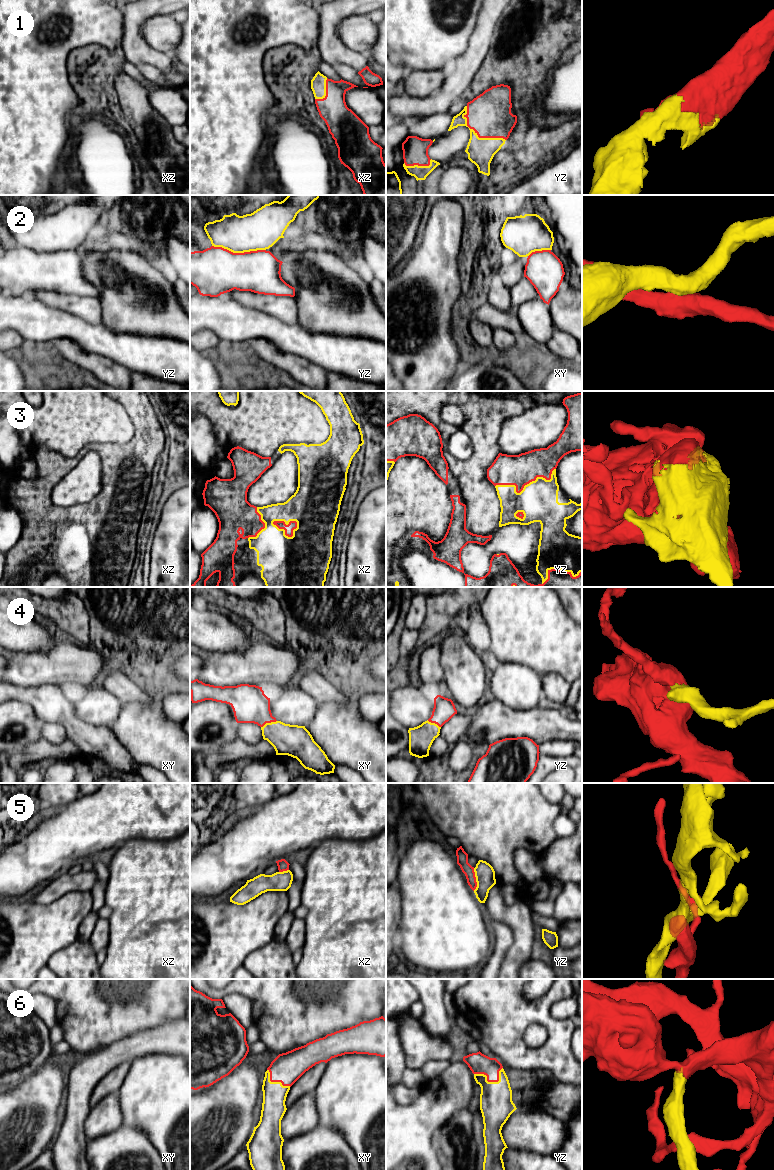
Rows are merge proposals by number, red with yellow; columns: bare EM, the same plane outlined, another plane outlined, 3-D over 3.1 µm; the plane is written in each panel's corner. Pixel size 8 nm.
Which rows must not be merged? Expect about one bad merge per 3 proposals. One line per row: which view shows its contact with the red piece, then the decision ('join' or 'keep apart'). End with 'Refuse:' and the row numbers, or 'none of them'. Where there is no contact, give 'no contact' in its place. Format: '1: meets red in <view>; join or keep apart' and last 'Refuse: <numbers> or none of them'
1: meets red in yz; join
2: meets red in yz; keep apart
3: meets red in yz; join
4: meets red in xy; join
5: meets red in yz; keep apart
6: meets red in yz; join
Refuse: 2, 5

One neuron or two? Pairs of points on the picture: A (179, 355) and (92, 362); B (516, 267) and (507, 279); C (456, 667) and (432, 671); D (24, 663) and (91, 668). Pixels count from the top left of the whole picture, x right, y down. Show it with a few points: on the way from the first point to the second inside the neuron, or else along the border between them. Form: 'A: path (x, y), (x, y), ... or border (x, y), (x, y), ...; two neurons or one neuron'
A: border (89, 351), (106, 356), (130, 370); two neurons
B: path (515, 270), (510, 276); one neuron
C: border (439, 646), (440, 666), (444, 679); two neurons
D: path (41, 667), (74, 667); one neuron

